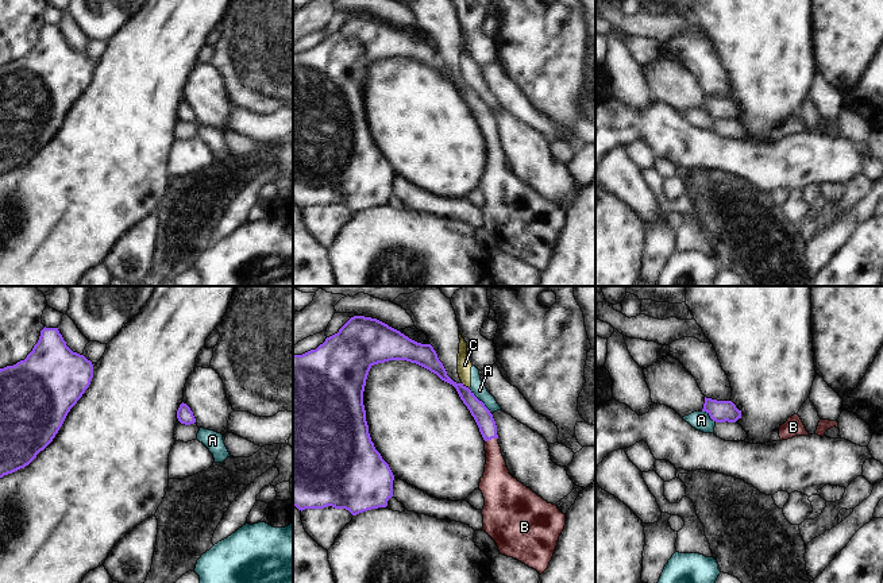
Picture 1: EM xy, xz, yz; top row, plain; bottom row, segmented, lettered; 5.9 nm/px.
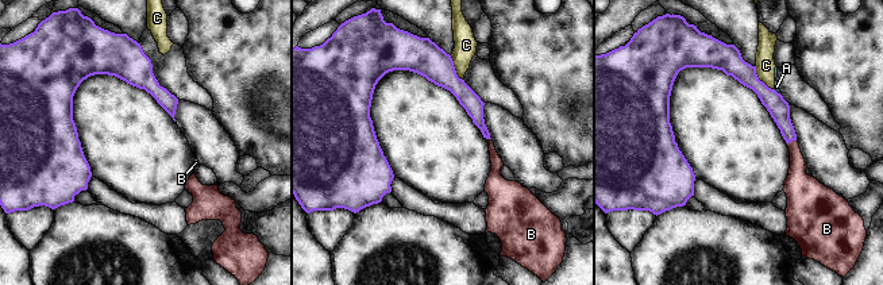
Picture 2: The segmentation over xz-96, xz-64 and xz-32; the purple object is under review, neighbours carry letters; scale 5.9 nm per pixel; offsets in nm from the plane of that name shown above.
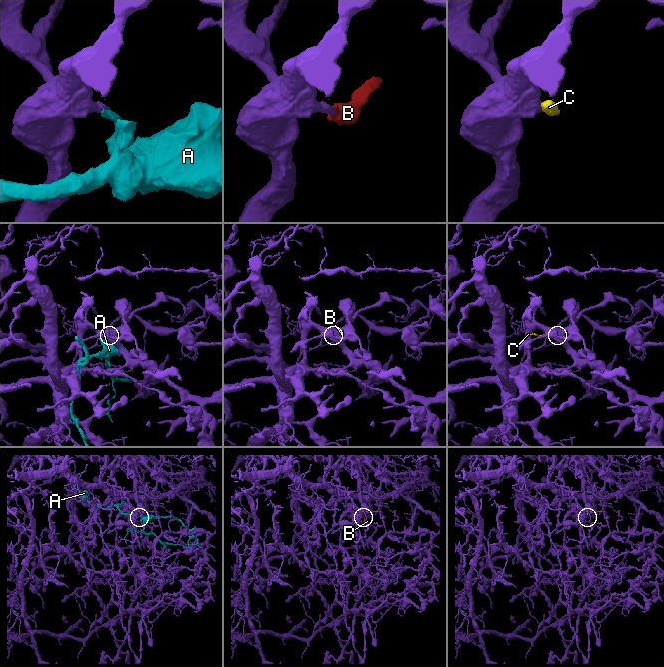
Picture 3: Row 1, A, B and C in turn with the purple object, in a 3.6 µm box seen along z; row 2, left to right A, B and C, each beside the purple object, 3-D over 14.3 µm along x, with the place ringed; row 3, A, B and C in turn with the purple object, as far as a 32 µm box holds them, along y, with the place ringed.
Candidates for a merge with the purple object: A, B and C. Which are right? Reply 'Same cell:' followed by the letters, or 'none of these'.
Same cell: B

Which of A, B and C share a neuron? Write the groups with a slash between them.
A C / B

